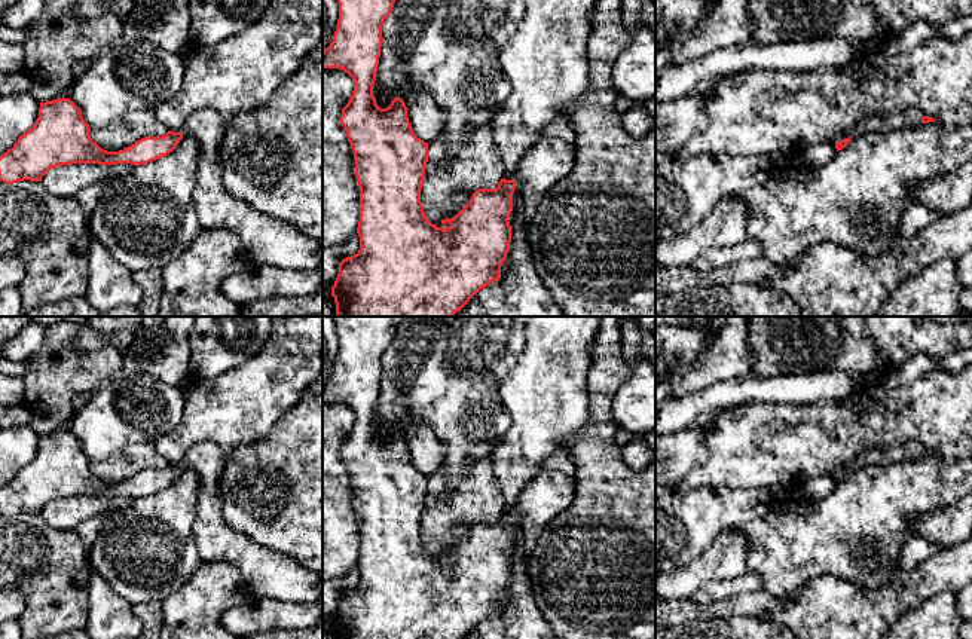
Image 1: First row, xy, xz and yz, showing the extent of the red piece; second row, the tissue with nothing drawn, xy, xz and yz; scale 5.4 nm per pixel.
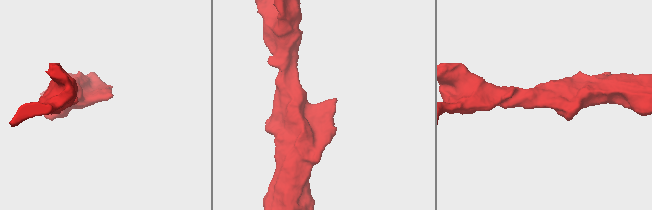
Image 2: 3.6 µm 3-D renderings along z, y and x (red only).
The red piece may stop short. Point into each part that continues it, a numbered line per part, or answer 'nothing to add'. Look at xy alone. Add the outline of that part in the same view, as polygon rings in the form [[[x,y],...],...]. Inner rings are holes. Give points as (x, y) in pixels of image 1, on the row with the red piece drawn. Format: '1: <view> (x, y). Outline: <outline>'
nothing to add

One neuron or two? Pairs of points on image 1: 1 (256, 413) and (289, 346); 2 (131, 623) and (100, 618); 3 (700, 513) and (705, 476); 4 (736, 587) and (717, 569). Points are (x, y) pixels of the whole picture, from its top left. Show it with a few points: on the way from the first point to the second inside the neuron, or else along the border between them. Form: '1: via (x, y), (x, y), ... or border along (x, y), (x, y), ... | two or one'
1: via (257, 397), (275, 379), (286, 363) | one
2: via (124, 623), (107, 618) | one
3: border along (739, 488), (696, 486), (681, 492), (671, 489) | two
4: border along (746, 569), (730, 578), (709, 580), (694, 592) | two

